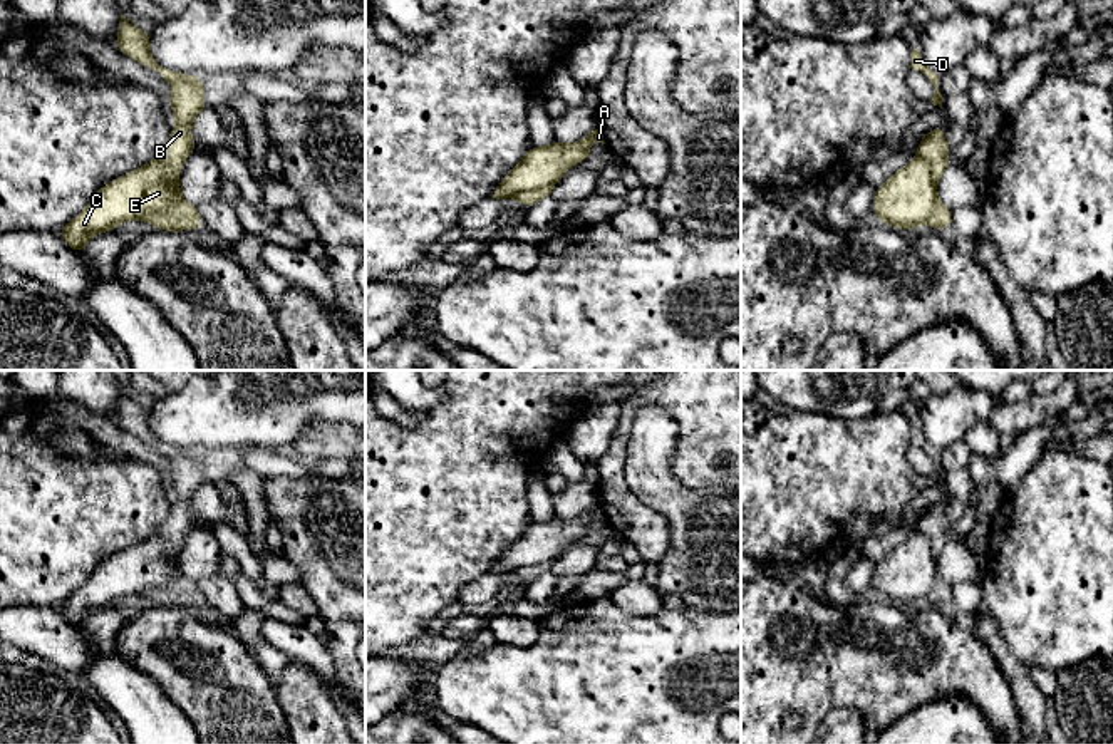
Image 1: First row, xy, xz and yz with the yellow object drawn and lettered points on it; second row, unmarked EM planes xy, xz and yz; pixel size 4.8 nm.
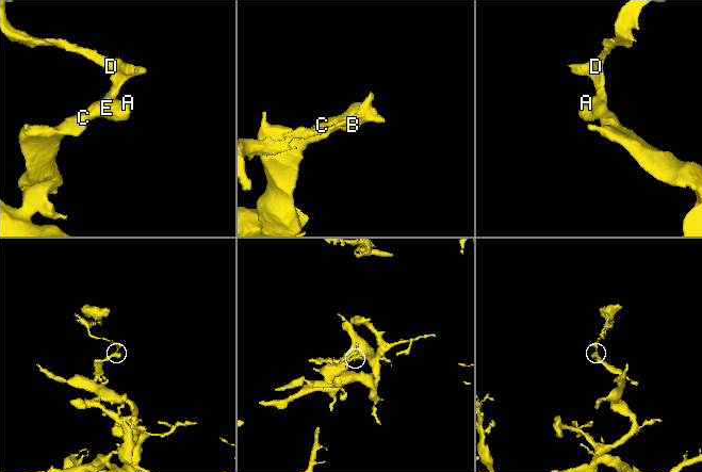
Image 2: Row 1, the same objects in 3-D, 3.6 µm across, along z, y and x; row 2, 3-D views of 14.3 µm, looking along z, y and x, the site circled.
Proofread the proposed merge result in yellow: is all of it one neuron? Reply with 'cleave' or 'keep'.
cleave

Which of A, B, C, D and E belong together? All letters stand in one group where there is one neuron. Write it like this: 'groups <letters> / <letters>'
groups A C E / B D

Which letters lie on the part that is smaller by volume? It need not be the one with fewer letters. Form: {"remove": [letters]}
{"remove": ["B", "D"]}

